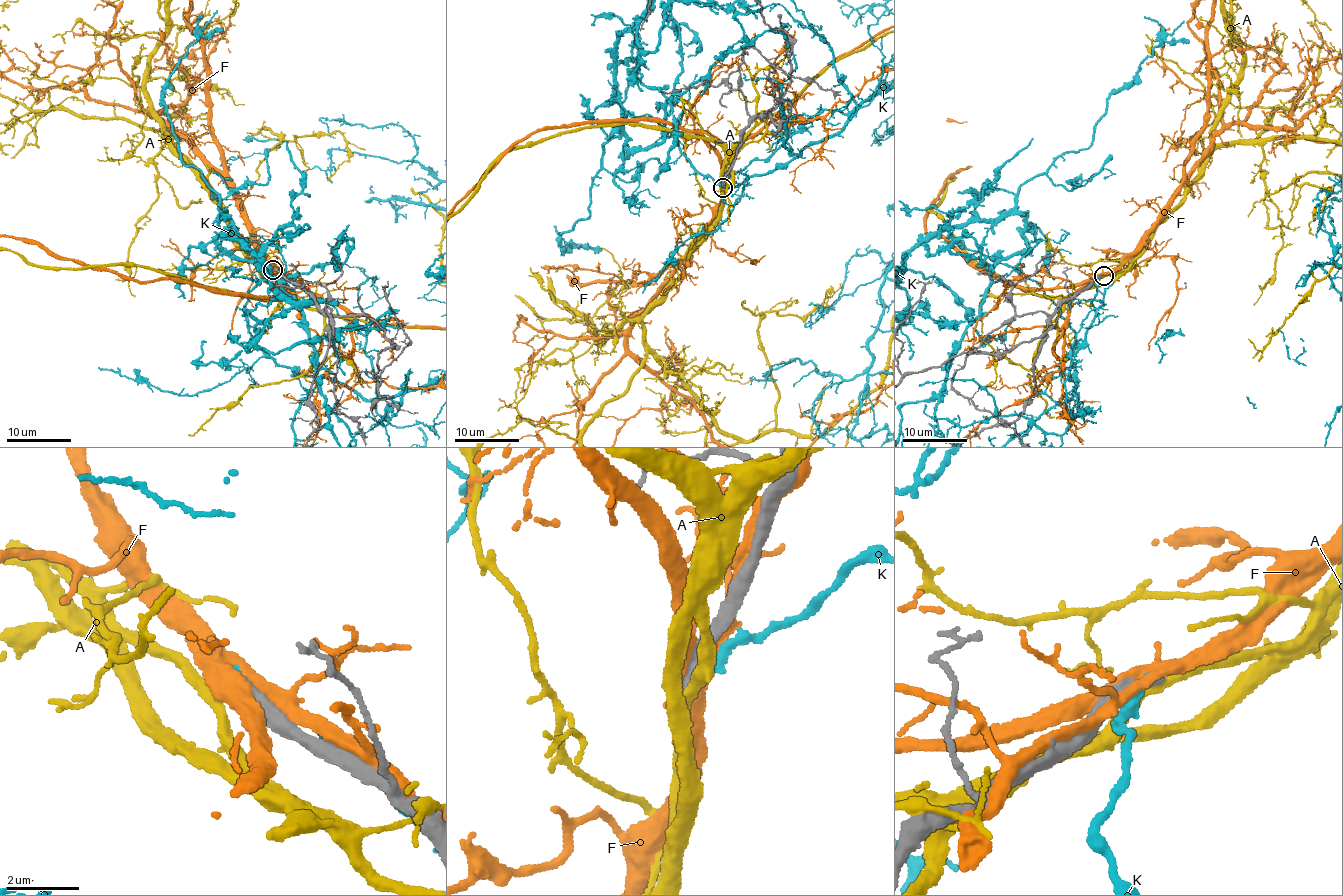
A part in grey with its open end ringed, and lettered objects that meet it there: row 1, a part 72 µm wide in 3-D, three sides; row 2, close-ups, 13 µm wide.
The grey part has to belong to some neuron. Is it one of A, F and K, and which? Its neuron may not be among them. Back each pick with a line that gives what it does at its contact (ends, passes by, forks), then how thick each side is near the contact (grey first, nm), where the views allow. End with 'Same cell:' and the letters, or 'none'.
Same cell: none

